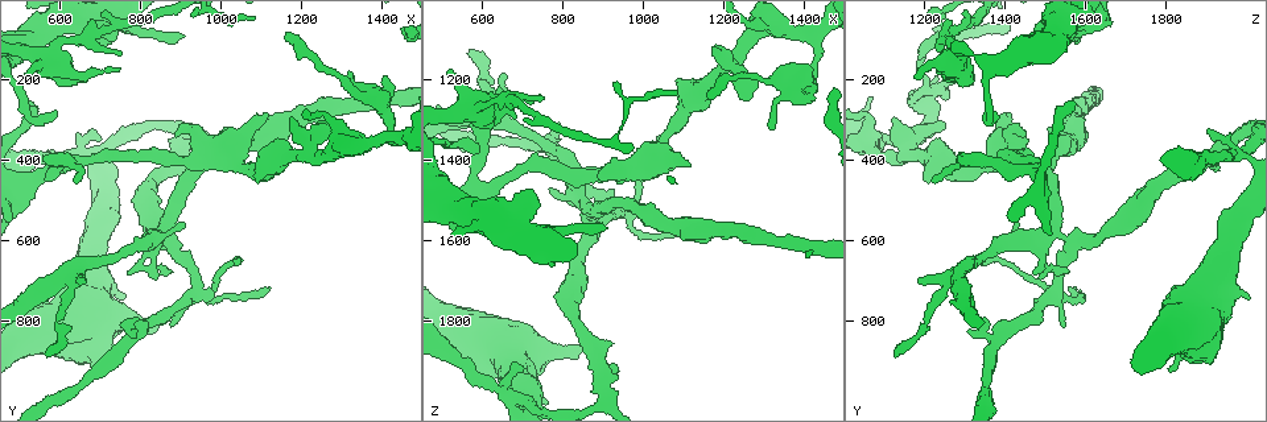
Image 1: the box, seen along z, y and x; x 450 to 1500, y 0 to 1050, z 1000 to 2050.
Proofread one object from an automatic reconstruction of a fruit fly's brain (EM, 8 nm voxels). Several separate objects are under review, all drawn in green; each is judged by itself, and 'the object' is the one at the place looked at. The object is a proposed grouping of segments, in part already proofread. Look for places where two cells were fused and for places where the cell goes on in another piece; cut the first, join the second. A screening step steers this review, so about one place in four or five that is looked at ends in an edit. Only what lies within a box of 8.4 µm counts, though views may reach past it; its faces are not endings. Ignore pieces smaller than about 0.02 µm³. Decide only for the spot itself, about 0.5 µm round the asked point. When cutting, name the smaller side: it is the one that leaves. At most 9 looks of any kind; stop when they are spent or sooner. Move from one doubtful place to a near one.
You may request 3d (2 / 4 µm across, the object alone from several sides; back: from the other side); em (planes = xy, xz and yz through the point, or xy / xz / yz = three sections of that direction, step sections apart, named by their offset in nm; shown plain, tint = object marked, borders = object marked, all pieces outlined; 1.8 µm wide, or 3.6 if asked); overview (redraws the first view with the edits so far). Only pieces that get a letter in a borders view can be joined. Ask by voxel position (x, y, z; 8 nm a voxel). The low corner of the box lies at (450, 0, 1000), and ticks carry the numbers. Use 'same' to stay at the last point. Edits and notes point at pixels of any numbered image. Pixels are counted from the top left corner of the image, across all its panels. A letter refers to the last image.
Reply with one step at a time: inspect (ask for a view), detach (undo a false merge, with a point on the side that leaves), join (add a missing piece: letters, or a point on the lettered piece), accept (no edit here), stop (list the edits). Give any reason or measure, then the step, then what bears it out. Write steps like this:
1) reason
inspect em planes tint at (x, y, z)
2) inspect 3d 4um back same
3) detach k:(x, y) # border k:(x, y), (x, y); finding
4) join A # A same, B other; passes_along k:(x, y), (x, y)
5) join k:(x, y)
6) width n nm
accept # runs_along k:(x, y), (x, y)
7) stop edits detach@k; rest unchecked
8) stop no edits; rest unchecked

tapers out
inspect 3d 2um at (910, 90, 1575)

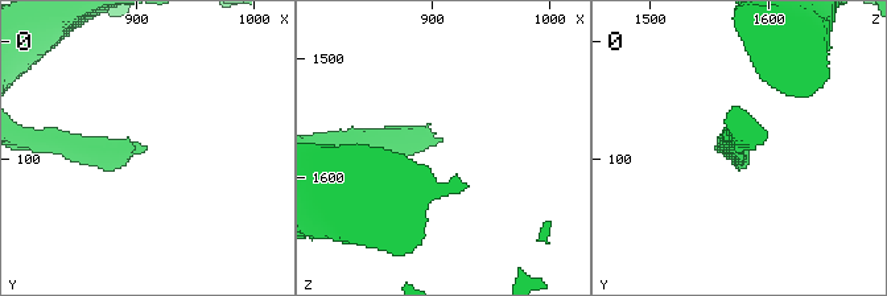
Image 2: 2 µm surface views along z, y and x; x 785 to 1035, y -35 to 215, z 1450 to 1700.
inspect em 3.6um planes tint at (908, 88, 1568)

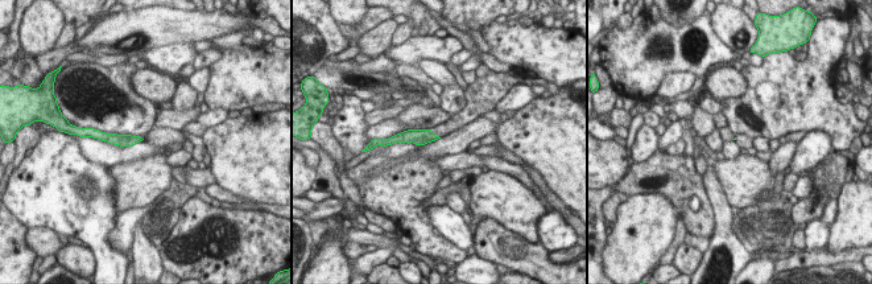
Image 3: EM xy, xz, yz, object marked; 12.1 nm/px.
what lies round it
inspect em 3.6um planes borders same

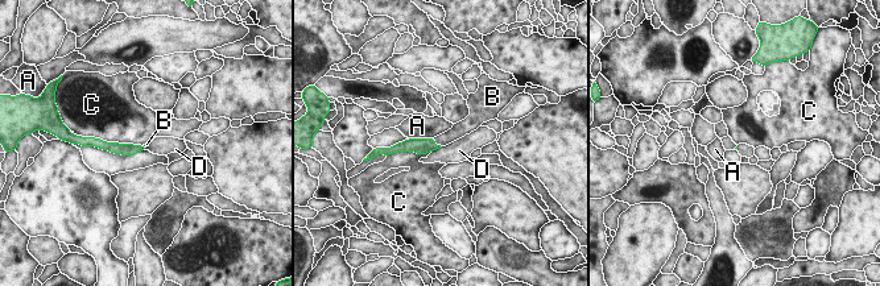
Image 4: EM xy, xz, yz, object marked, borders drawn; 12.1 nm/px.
longest_contact C 500 nm
join B # A other, B same, C other, D other; passes_along 4:(421, 146), (434, 142), (451, 135); it goes on there

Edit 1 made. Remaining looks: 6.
free end
inspect 3d 4um at (905, 565, 1425)

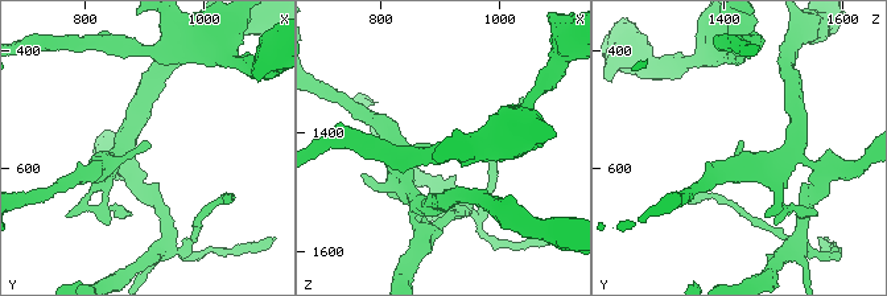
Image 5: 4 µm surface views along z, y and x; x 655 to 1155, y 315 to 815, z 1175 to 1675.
inspect em xz step 4 tint at (905, 565, 1425)

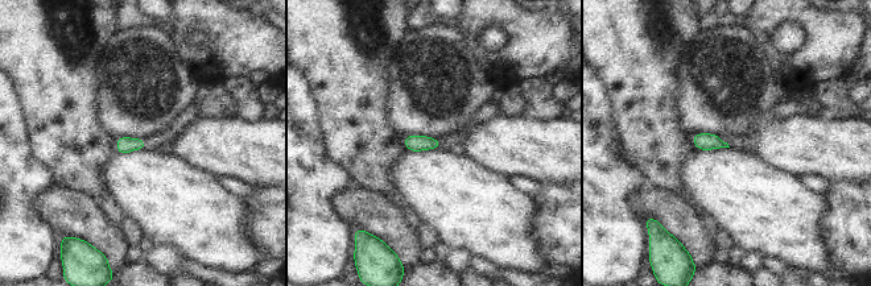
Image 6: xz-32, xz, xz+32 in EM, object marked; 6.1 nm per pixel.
cut it another way
inspect em planes borders same

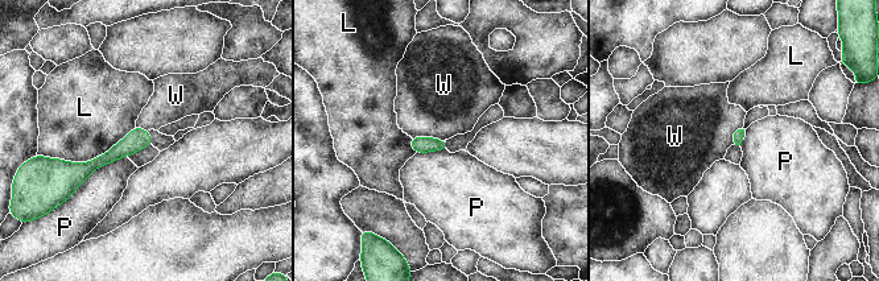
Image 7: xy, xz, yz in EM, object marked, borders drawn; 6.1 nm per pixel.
accept # L other, P other, W other; runs_along 7:(148, 139), (71, 172); none of them fits

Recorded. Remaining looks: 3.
two arms in line, one across
inspect 3d 2um at (670, 380, 1995)

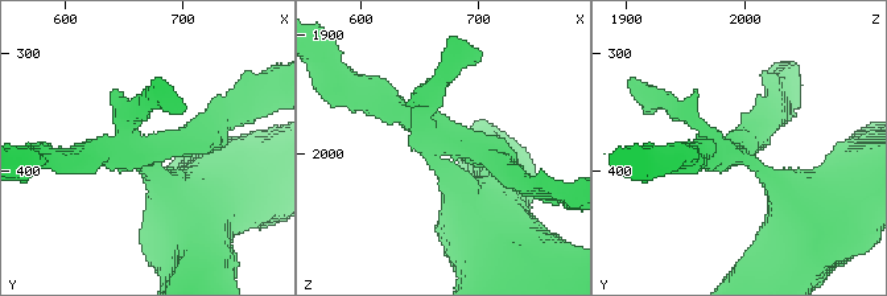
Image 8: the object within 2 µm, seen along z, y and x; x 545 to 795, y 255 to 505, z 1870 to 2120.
now the EM
inspect em planes tint at (670, 388, 1992)

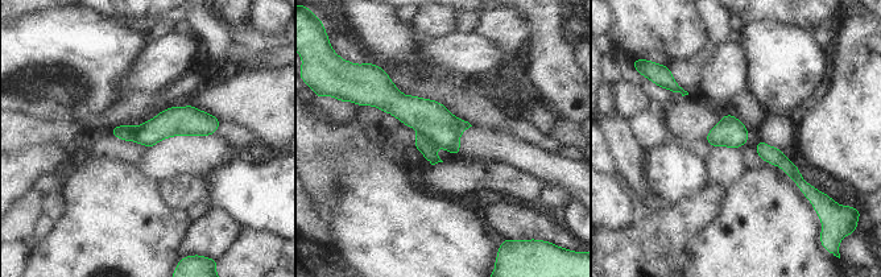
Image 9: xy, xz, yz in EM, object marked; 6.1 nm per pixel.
see the neighbours
inspect em planes borders same

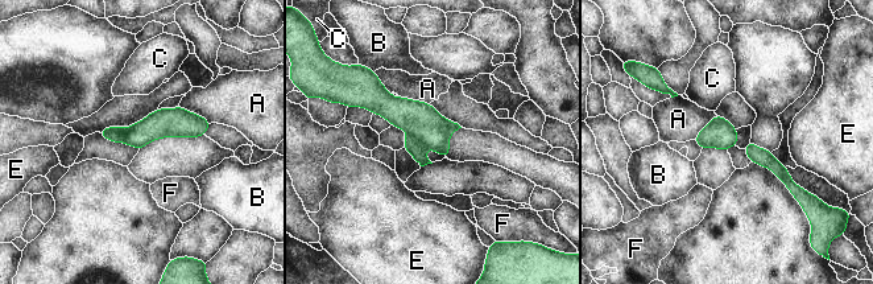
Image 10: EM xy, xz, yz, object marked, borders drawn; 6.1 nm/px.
width 160 nm
detach 10:(420, 119) # A other, B other, C other, E other, F other; border 10:(408, 132), (426, 145); two cells meet here

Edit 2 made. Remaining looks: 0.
stop edits join@4, detach@10; rest unchecked

